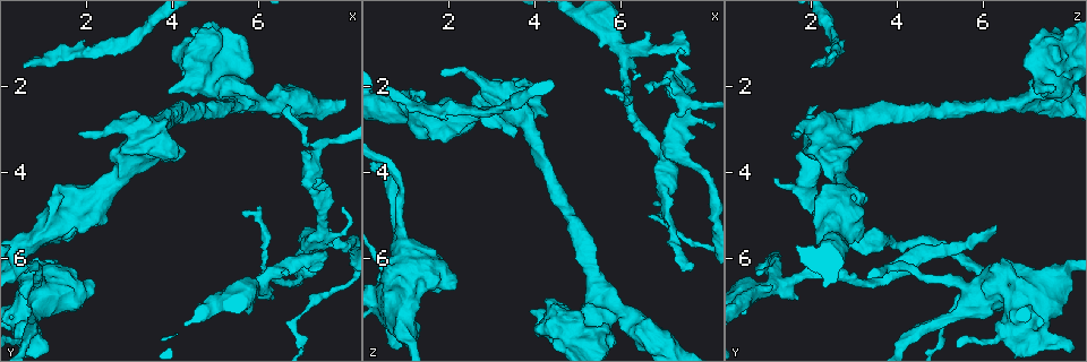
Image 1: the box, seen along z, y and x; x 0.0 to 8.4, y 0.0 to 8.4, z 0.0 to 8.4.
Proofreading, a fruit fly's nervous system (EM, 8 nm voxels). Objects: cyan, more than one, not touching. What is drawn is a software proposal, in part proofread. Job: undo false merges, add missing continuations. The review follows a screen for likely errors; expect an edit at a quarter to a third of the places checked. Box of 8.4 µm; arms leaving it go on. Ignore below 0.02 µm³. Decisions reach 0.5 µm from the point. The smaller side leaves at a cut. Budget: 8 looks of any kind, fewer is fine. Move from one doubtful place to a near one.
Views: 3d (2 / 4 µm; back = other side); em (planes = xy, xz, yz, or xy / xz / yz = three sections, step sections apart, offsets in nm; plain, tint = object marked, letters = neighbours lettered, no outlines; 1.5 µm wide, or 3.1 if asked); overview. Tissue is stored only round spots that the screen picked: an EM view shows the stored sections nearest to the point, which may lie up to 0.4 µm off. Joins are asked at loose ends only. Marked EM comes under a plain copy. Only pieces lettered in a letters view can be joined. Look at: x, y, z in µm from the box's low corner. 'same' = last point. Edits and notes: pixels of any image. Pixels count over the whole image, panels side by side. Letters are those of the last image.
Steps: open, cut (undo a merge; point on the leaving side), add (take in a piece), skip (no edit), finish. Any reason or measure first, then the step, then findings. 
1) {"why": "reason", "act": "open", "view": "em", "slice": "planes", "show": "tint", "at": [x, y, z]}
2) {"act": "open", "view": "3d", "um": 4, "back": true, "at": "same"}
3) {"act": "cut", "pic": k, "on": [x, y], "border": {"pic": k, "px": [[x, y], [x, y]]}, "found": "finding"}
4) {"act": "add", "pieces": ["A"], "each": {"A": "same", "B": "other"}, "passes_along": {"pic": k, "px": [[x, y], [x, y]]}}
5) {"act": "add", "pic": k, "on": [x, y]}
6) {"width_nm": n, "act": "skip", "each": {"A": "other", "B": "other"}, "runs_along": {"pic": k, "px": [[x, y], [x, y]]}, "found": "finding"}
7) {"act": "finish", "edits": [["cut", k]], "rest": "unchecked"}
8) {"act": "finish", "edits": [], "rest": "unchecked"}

{"why": "free end", "act": "open", "view": "3d", "um": 4, "at": [2.15, 6.60, 6.65]}

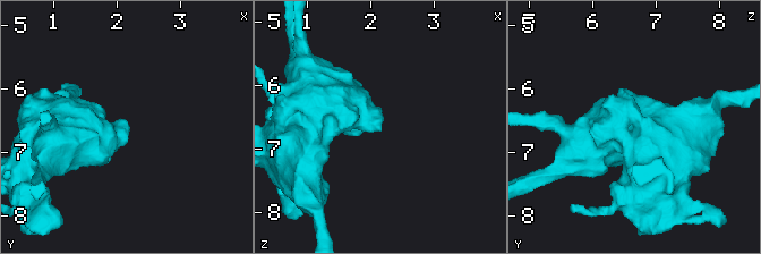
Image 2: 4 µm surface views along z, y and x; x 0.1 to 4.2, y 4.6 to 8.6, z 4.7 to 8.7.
{"why": "need the tissue", "act": "open", "view": "em", "slice": "yz", "step": 4, "show": "tint", "at": [2.20, 6.60, 6.70]}

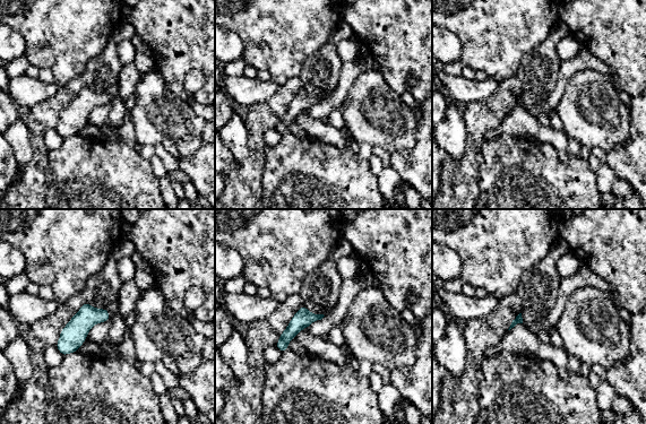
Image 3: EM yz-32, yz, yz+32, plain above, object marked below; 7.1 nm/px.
{"act": "open", "view": "em", "slice": "planes", "show": "letters", "at": "same"}

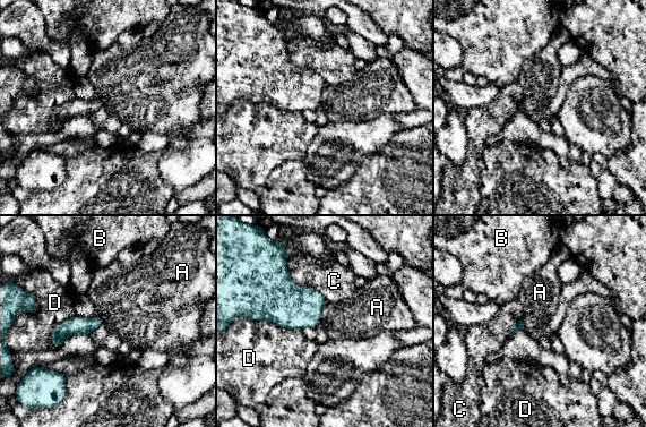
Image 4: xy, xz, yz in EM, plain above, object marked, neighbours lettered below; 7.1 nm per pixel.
{"longest_contact_nm": ["C", 440], "act": "skip", "each": {"A": "other", "B": "other", "C": "other", "D": "other"}, "border": {"pic": 4, "px": [[326, 302], [319, 322]]}, "found": "no lettered piece goes on from it"}

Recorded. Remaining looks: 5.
{"why": "free end", "act": "open", "view": "3d", "um": 4, "at": [1.85, 3.20, 1.75]}

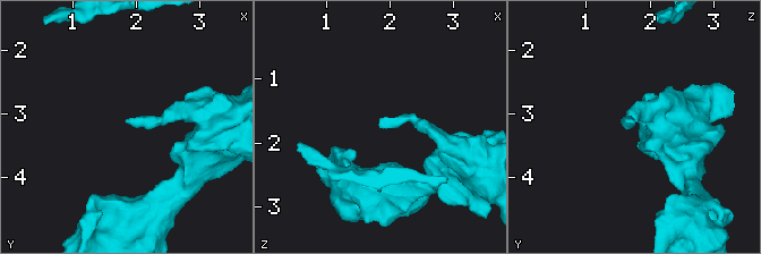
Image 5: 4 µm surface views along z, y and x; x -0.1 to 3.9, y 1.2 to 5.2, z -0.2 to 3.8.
{"why": "now the EM", "act": "open", "view": "em", "slice": "xz", "step": 4, "show": "tint", "at": [1.85, 3.15, 1.80]}

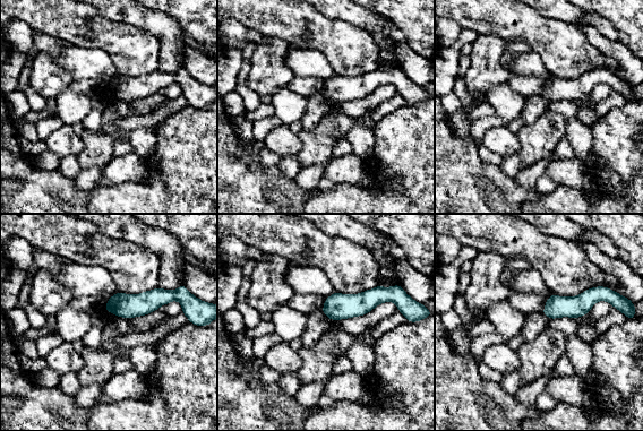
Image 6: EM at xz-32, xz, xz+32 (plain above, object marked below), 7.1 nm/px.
{"act": "open", "view": "em", "slice": "planes", "show": "letters", "at": "same"}

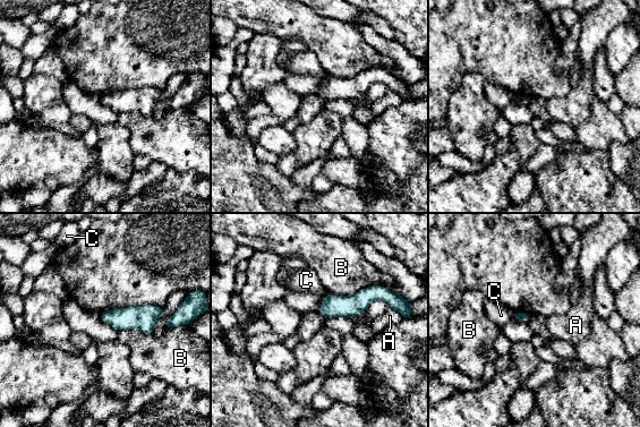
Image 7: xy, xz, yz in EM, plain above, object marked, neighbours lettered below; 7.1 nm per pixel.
{"longest_contact_nm": ["B", 460], "act": "skip", "each": {"A": "other", "B": "other", "C": "other"}, "found": "none of them fits"}

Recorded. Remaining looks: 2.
{"act": "finish", "edits": [], "rest": "unchecked"}

